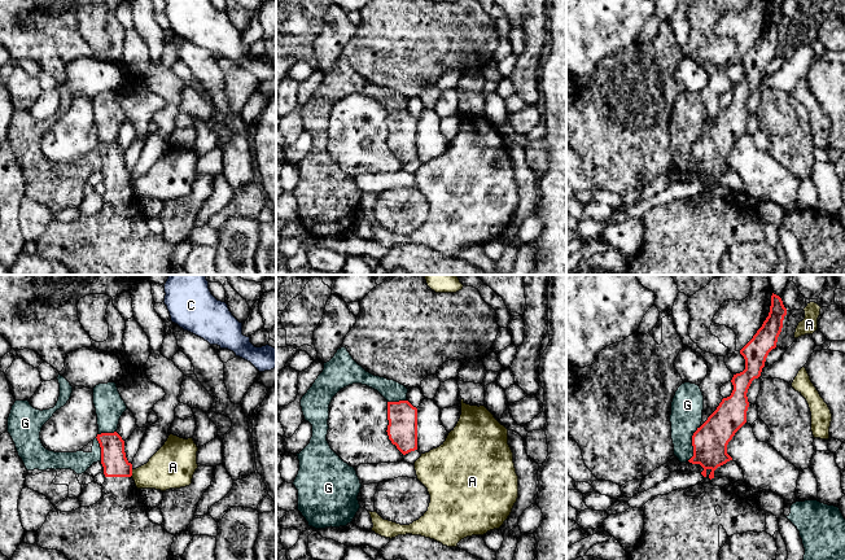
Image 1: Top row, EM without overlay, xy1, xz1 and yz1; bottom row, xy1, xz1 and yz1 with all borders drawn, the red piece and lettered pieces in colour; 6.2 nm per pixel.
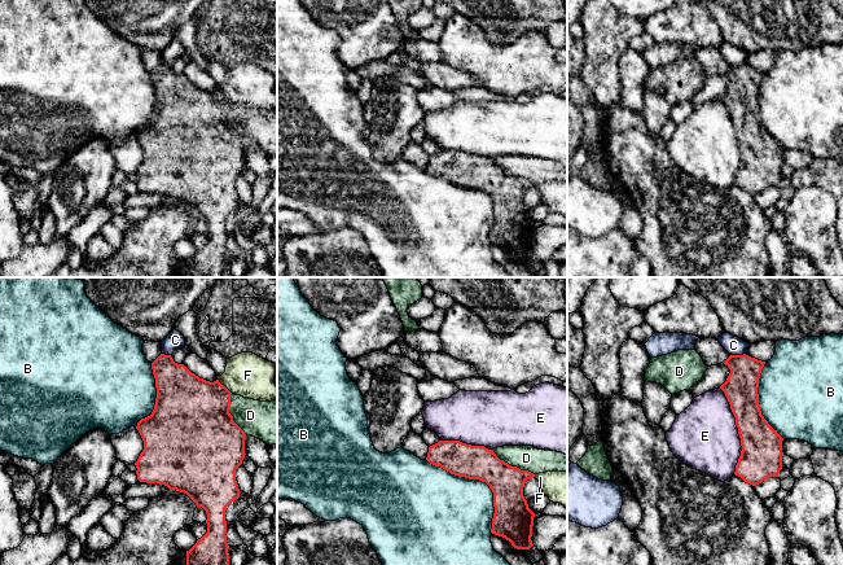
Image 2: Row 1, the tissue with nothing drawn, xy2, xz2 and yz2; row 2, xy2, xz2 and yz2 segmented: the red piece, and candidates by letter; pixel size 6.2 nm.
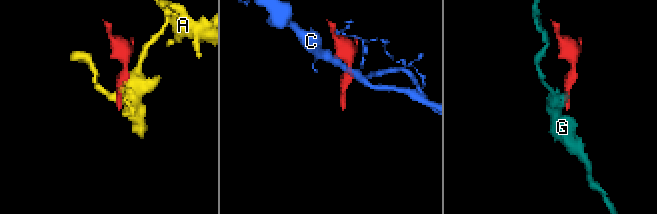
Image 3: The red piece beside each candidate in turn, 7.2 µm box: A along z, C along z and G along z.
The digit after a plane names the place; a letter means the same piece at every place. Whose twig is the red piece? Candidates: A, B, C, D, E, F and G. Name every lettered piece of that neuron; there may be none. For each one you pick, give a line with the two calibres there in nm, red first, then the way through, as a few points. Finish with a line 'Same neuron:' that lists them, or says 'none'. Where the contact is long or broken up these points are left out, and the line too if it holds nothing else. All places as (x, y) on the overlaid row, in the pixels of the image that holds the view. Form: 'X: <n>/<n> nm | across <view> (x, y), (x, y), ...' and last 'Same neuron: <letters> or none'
Same neuron: none

